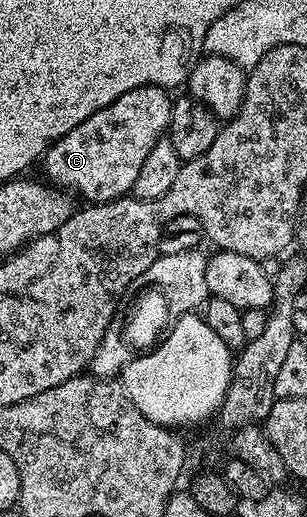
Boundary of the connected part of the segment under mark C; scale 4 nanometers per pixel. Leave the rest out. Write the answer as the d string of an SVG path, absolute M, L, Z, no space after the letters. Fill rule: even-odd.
M148 84L127 90L111 106L95 110L75 130L53 141L43 157L44 179L61 190L77 188L76 195L81 195L85 202L102 204L105 200L120 200L132 193L143 158L147 158L151 146L168 133L172 109L173 100L166 89Z

